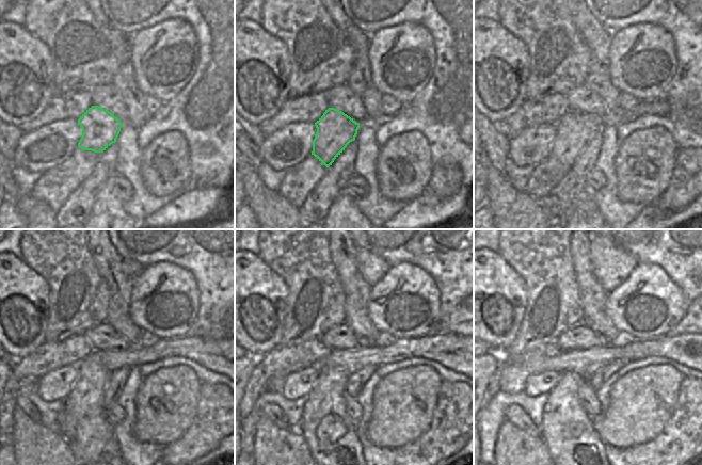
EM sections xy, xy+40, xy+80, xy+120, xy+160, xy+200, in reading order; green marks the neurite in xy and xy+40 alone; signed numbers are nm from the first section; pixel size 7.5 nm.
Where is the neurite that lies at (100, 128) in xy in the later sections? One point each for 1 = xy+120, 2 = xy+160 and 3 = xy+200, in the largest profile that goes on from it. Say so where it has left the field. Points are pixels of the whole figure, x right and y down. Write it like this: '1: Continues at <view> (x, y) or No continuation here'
1: Continues at xy+120 (84, 426)
2: Continues at xy+160 (330, 434)
3: Continues at xy+200 (569, 432)

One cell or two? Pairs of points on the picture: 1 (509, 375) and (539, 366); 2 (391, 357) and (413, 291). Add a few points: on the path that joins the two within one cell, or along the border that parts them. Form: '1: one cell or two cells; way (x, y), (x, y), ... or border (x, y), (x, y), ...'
1: one cell; way (516, 374), (531, 369)
2: two cells; border (423, 335), (419, 337), (398, 338)

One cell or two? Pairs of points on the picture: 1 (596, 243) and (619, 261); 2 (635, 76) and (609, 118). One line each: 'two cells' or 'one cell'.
1: one cell
2: two cells

